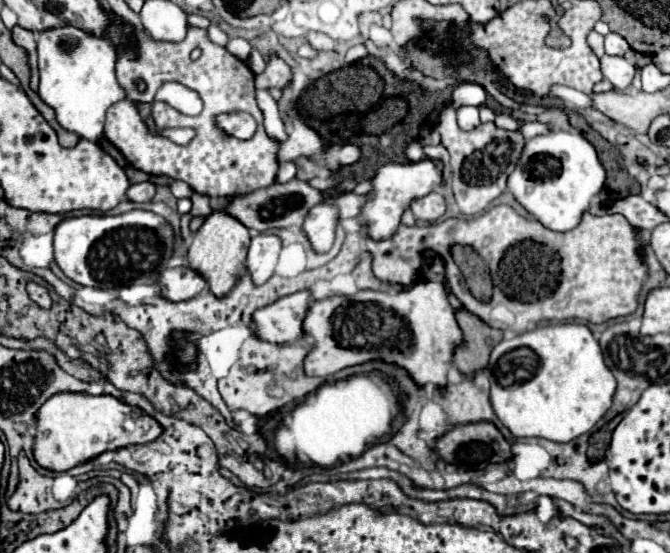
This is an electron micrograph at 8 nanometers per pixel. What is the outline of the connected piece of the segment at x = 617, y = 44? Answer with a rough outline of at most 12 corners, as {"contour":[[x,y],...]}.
{"contour":[[608,32],[604,46],[608,54],[622,56],[630,46],[622,36]]}

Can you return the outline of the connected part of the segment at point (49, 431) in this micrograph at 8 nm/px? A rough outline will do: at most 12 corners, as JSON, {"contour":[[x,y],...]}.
{"contour":[[56,394],[34,460],[66,472],[162,428],[114,396]]}

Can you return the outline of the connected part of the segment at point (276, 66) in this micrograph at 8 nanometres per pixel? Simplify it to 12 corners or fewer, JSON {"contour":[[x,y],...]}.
{"contour":[[272,58],[258,86],[284,88],[292,80],[284,60]]}

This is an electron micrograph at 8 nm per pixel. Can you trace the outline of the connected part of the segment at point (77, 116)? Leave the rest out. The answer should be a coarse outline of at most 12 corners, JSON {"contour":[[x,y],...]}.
{"contour":[[72,24],[38,38],[40,98],[98,142],[124,99],[116,44]]}

